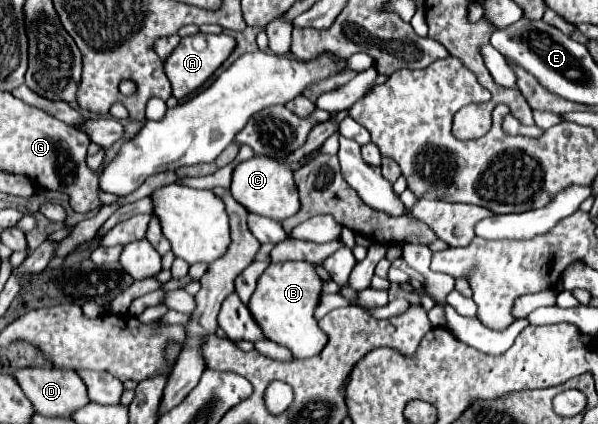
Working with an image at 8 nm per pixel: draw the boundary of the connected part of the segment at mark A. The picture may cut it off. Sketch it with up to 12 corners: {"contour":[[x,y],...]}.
{"contour":[[227,33],[181,39],[165,73],[173,97],[199,89],[235,51]]}

